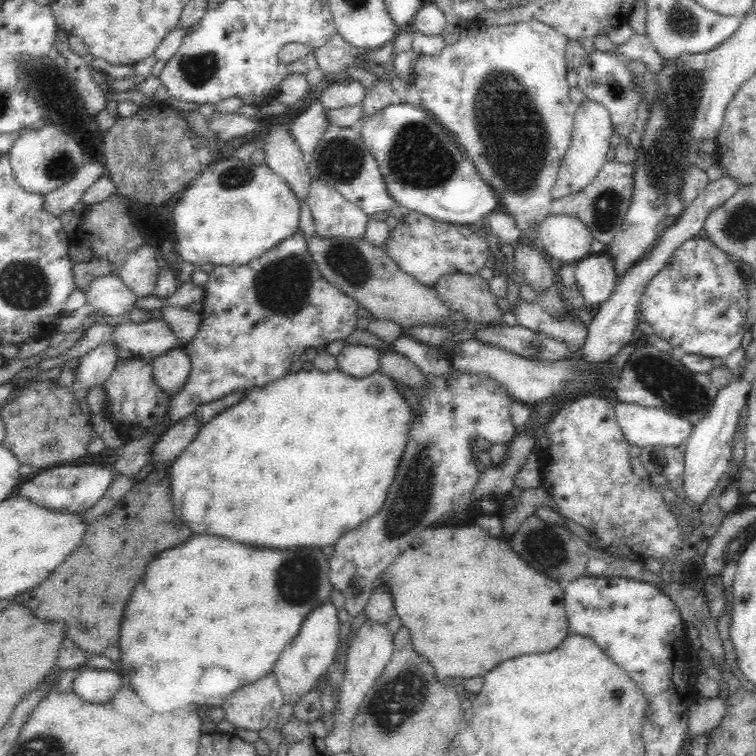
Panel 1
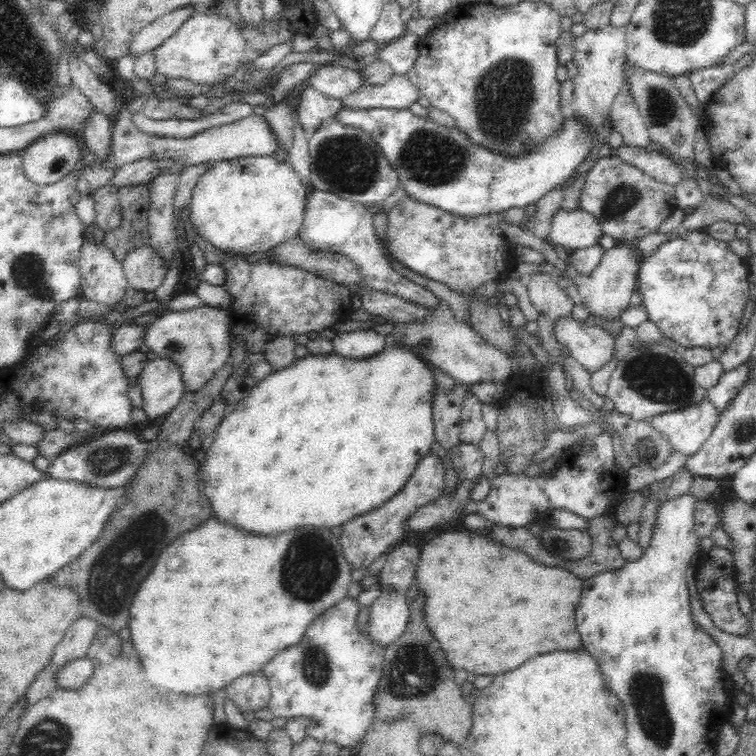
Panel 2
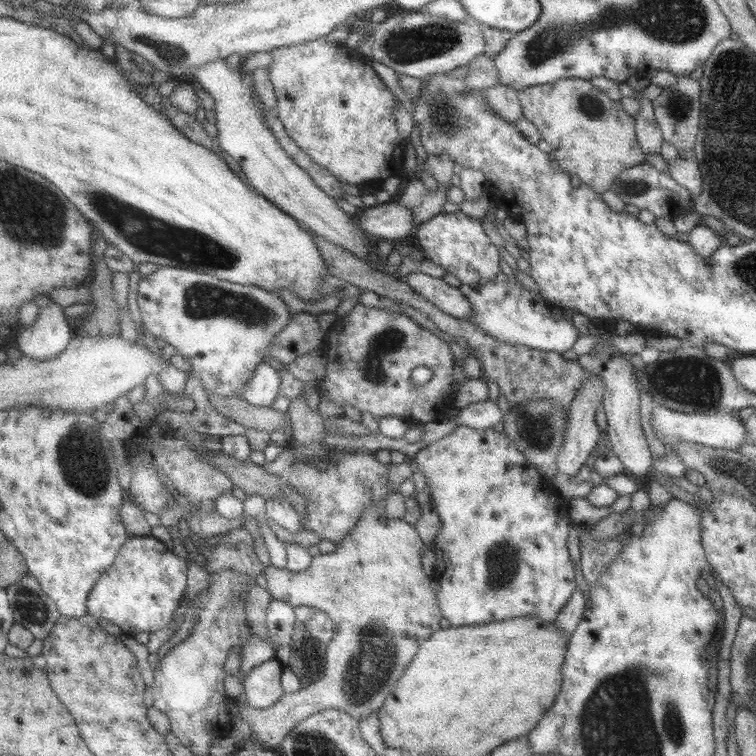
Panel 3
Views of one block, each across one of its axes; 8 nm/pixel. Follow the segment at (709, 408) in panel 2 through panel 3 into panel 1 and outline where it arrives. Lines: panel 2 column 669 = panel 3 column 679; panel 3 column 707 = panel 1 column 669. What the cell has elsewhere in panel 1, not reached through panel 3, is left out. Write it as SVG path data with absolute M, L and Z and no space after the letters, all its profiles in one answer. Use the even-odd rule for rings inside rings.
M617 401L614 410L629 446L658 448L664 445L676 448L688 440L694 429L687 418L675 417L660 408L646 408L639 404Z

